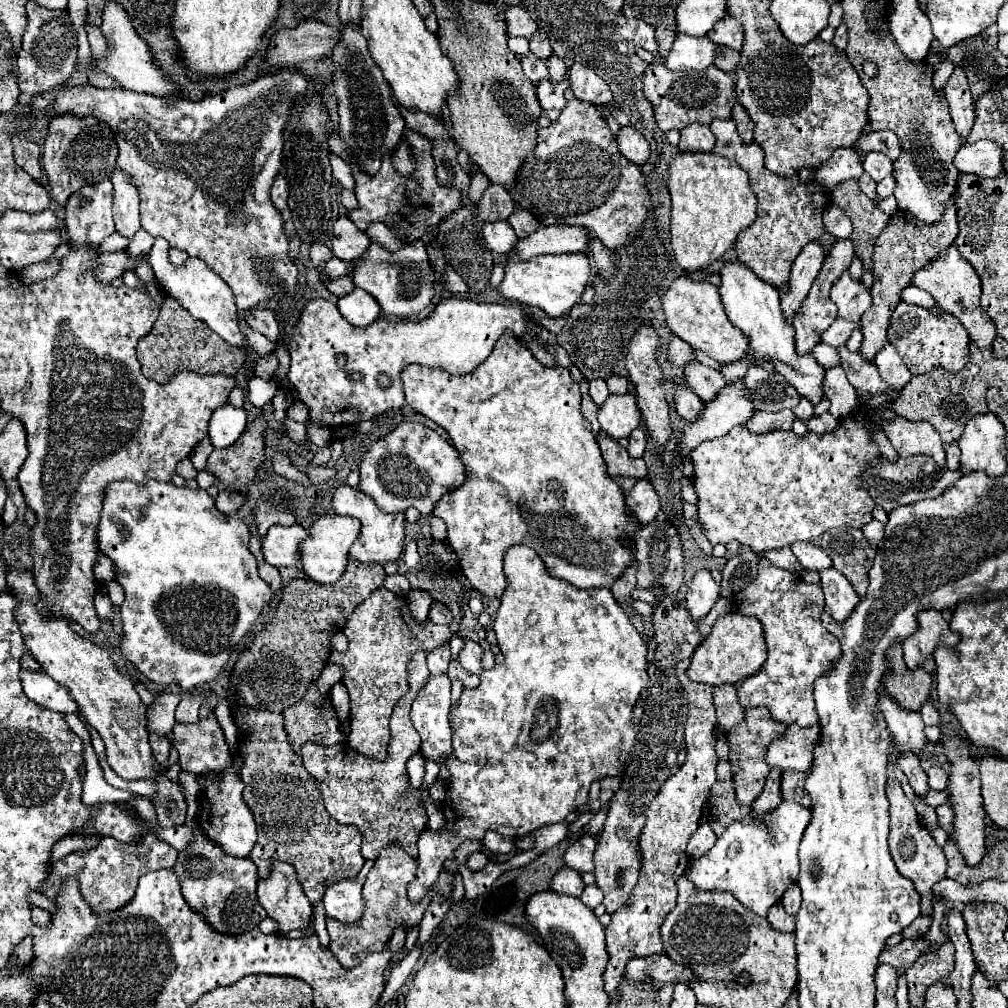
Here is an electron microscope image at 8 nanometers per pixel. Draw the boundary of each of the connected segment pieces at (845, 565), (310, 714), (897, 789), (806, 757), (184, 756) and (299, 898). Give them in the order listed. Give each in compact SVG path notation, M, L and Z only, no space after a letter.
M833 528L823 532L819 546L833 560L833 568L847 576L859 598L865 598L867 570L873 564L875 548L859 528Z
M327 664L321 672L321 676L318 676L317 680L314 680L309 684L309 692L307 696L297 702L295 706L287 708L283 712L285 716L285 728L287 728L287 734L289 734L289 740L295 748L295 752L299 752L299 744L303 742L313 742L313 744L321 744L321 746L333 746L333 744L341 744L347 740L347 734L341 730L341 724L335 716L335 710L333 706L329 704L329 689L340 682L342 679L342 670L339 664Z
M895 778L887 780L887 796L889 796L889 802L891 802L891 808L889 808L889 814L891 814L891 834L889 834L891 856L895 860L897 870L905 878L909 878L909 880L915 882L915 888L921 894L921 912L929 914L929 912L933 912L931 886L935 882L939 882L941 878L945 878L947 858L943 854L943 848L931 836L931 832L921 826L919 816L917 816L913 804L911 804L911 800L905 796L899 780L895 780Z
M791 724L783 736L773 740L767 748L765 760L769 768L783 770L799 770L805 772L811 766L813 760L813 746L819 738L819 726L807 726L801 728L797 724Z
M215 714L201 716L193 724L175 722L173 746L179 750L181 768L191 774L221 770L233 764L233 754Z
M275 862L271 876L259 880L257 896L267 916L279 924L281 932L313 926L313 906L303 894L303 888L289 864Z

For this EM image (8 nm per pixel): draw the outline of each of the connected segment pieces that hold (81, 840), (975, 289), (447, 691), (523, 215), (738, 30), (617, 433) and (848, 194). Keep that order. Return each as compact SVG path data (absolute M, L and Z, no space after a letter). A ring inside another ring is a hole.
M73 834L73 836L65 836L61 838L53 850L51 850L51 862L57 862L61 860L63 856L67 856L69 852L77 852L77 850L89 850L93 846L99 844L99 836L81 836L81 834Z
M951 244L947 250L943 250L939 258L935 258L925 268L915 272L911 282L913 282L913 286L929 292L941 308L945 308L947 312L953 312L965 326L973 344L977 344L979 348L989 348L993 344L997 330L995 330L993 320L987 316L987 312L979 304L979 296L981 296L979 276L973 270L973 266L957 252L957 246Z
M429 676L425 688L419 692L419 696L413 700L411 708L411 720L417 732L421 734L421 754L425 760L433 760L437 764L445 764L449 760L451 748L451 724L449 724L449 706L451 706L451 680L449 676Z
M515 208L515 212L507 218L507 222L513 226L513 230L515 230L515 234L517 234L517 238L523 238L523 236L529 236L529 234L533 234L533 232L537 232L537 228L541 226L537 220L535 220L535 216L529 212L529 210L525 210L525 208Z
M727 14L725 20L717 22L715 28L707 32L707 36L717 44L731 46L735 50L739 50L743 46L743 28L731 14Z
M621 394L609 396L607 402L599 410L599 424L601 430L613 438L627 438L631 430L639 428L641 414L637 408L635 394Z
M845 180L831 192L833 204L843 208L853 222L851 242L855 244L855 254L861 258L865 270L873 270L873 244L881 230L887 226L889 216L883 214L873 200L869 200L861 190L857 180Z

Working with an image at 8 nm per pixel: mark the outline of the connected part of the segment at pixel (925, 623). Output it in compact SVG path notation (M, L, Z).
M925 610L917 616L917 620L919 620L919 630L903 642L905 664L911 670L919 668L923 660L935 652L935 648L939 646L953 648L959 642L959 636L949 630L949 624L943 620L941 612Z

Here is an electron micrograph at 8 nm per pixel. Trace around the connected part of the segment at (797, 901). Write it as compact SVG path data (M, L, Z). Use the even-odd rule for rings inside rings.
M797 884L789 886L789 890L785 892L785 896L783 896L781 902L783 902L783 908L785 908L787 914L795 916L799 912L799 906L801 906L801 890L797 888Z

